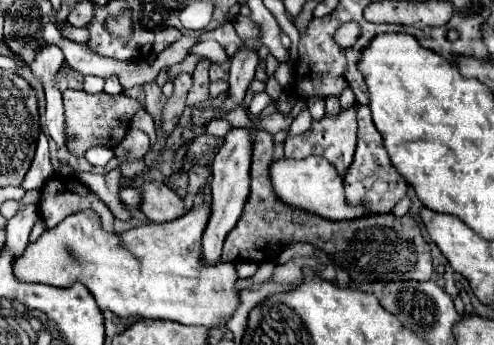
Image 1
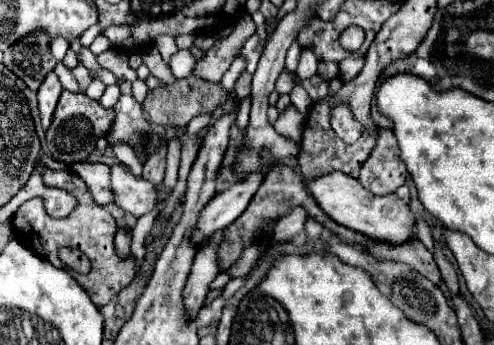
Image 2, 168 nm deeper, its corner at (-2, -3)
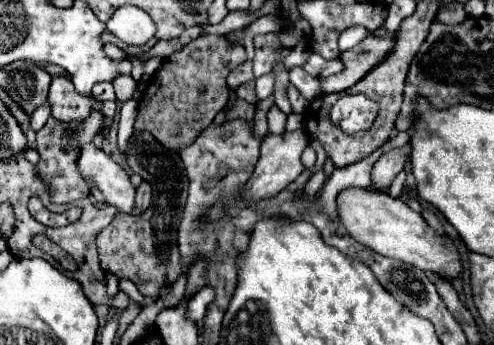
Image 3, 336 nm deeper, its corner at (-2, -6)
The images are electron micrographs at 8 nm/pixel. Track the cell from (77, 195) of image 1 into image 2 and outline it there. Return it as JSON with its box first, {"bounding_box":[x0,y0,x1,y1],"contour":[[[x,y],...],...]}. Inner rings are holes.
{"bounding_box":[10,168,136,306],"contour":[[[46,168],[44,170],[44,184],[54,186],[54,188],[62,188],[62,190],[68,190],[70,194],[74,194],[78,200],[78,208],[70,216],[56,220],[56,218],[46,216],[42,202],[24,202],[10,220],[14,234],[16,234],[16,240],[20,240],[26,248],[32,248],[32,252],[36,252],[38,256],[48,258],[50,264],[58,266],[58,268],[62,268],[62,262],[58,260],[58,248],[68,246],[68,248],[78,248],[80,252],[84,252],[90,258],[92,270],[88,274],[72,272],[72,276],[76,278],[76,282],[80,282],[80,286],[88,292],[88,296],[92,298],[92,302],[96,306],[108,304],[122,288],[126,288],[134,280],[134,274],[136,274],[134,260],[132,260],[132,264],[124,264],[114,252],[116,222],[114,222],[112,214],[104,206],[98,206],[92,200],[92,196],[86,192],[84,180],[72,170]]]}

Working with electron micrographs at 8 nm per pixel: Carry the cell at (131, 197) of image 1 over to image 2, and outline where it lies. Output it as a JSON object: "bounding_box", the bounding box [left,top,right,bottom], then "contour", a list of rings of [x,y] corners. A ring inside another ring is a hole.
{"bounding_box":[72,162,112,206],"contour":[[[78,162],[76,168],[72,168],[88,186],[92,198],[106,206],[112,204],[112,192],[110,192],[110,168],[106,164],[86,164],[86,162]]]}

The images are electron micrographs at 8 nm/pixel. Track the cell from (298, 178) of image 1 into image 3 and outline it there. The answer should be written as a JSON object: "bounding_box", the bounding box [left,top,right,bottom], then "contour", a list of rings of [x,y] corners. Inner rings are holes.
{"bounding_box":[336,187,462,279],"contour":[[[348,187],[336,197],[336,207],[340,223],[344,225],[348,235],[352,235],[358,243],[374,249],[376,253],[400,259],[404,263],[420,267],[422,271],[438,273],[448,279],[456,277],[462,271],[456,247],[448,239],[440,237],[434,229],[430,229],[422,215],[412,211],[406,201],[394,199],[382,191]]]}

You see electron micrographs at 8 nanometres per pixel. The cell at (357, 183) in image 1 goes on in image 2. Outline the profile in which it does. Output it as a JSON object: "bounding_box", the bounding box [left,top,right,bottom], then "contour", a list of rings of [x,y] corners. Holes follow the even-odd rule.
{"bounding_box":[360,130,406,194],"contour":[[[390,130],[378,132],[378,144],[360,170],[360,184],[372,194],[392,194],[406,182],[406,166],[400,158],[396,138]]]}

